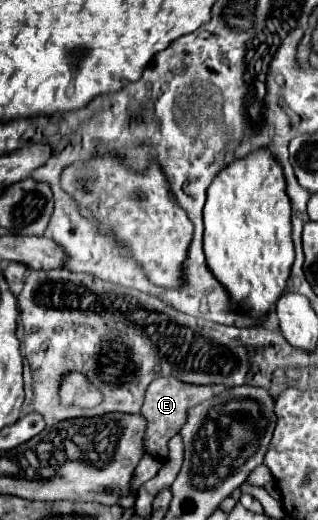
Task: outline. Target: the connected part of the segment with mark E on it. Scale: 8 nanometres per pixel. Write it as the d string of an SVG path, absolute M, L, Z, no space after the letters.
M161 377L157 381L151 381L147 395L145 395L145 403L141 409L141 415L145 415L147 419L147 433L145 433L145 447L151 455L155 455L157 459L167 459L167 441L177 435L181 431L181 425L185 423L187 411L193 405L199 405L201 401L215 397L217 393L221 393L225 387L223 385L185 385L183 381L177 381L175 377Z

